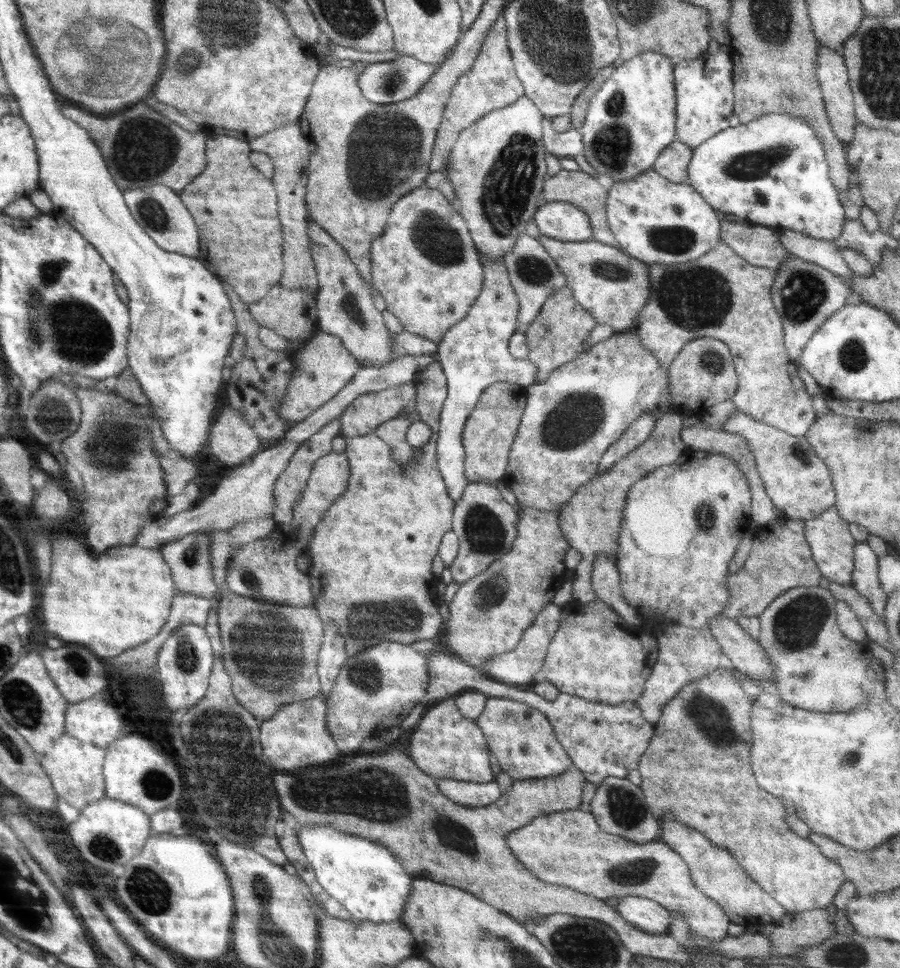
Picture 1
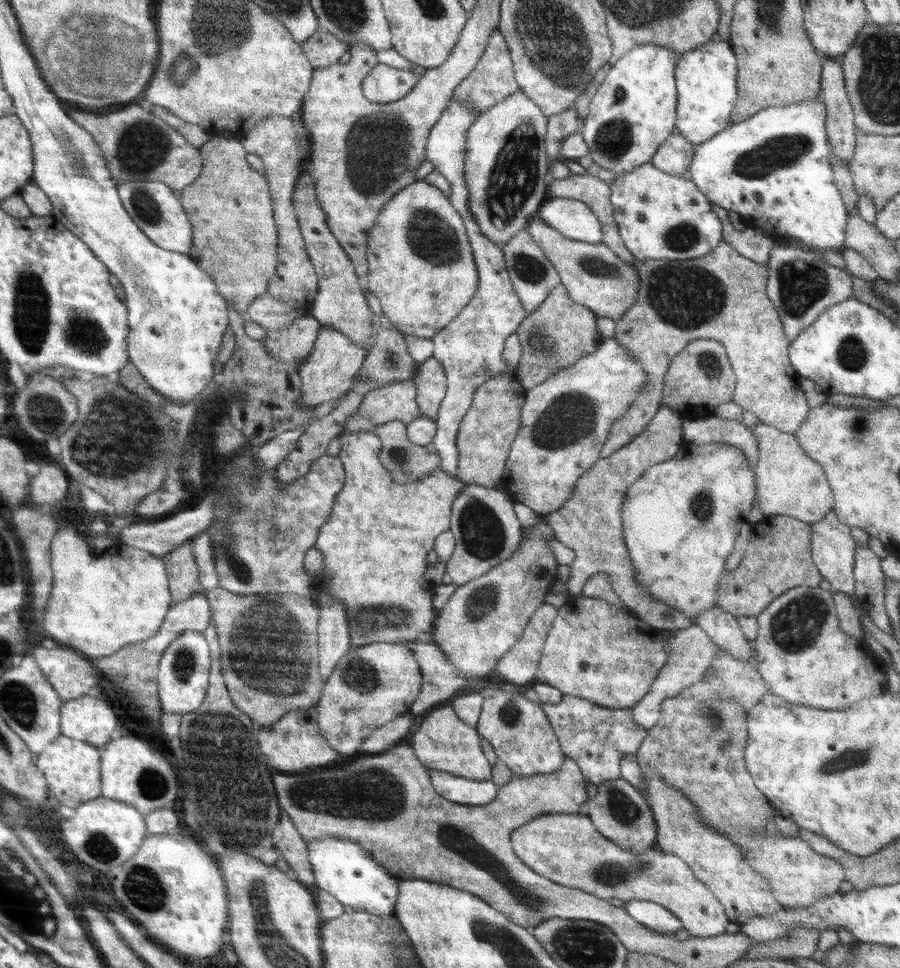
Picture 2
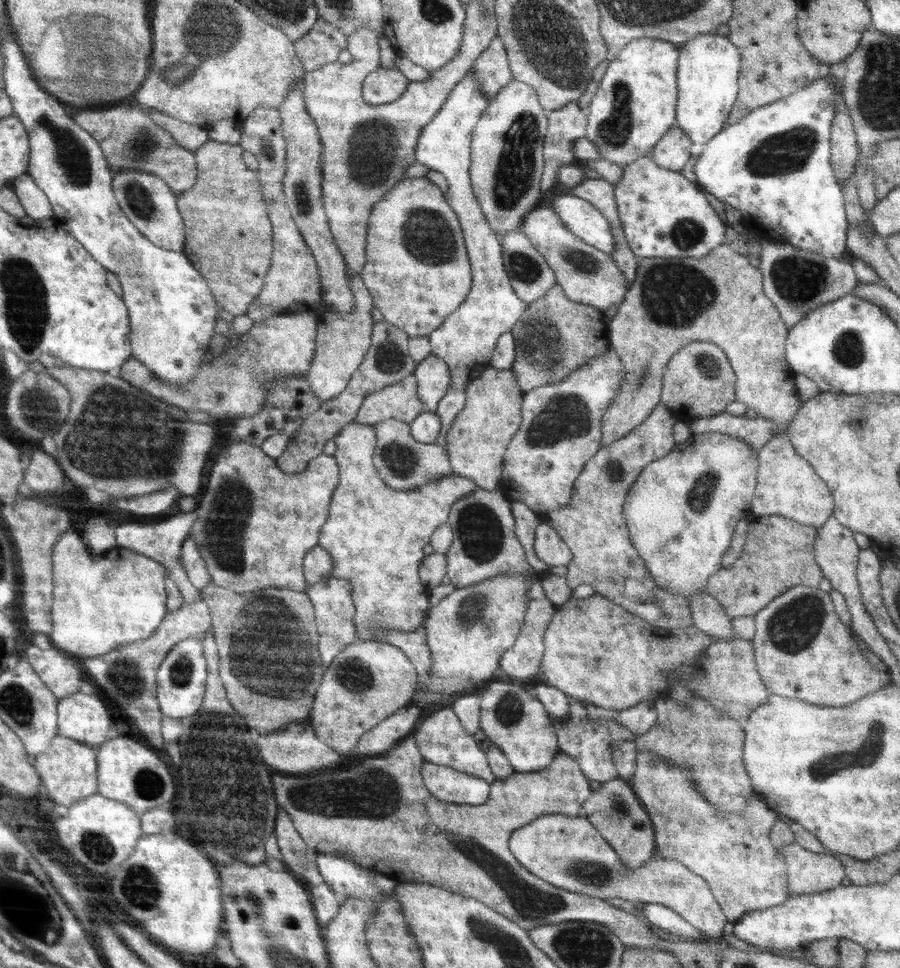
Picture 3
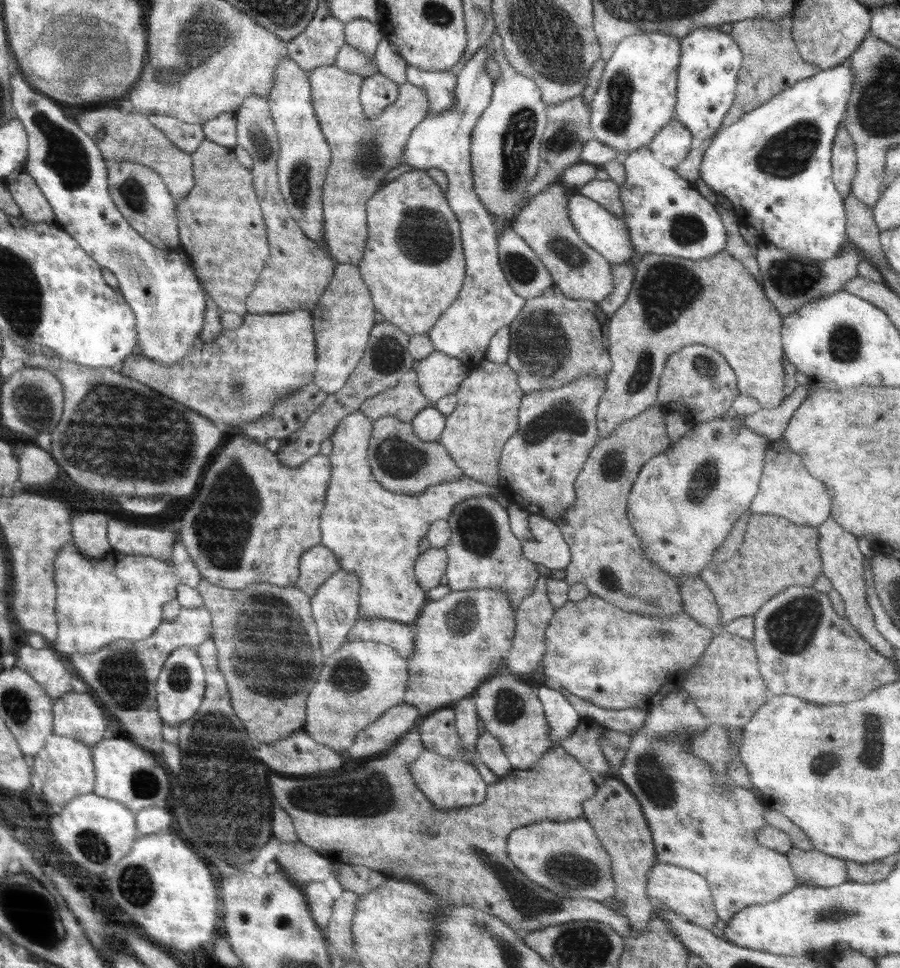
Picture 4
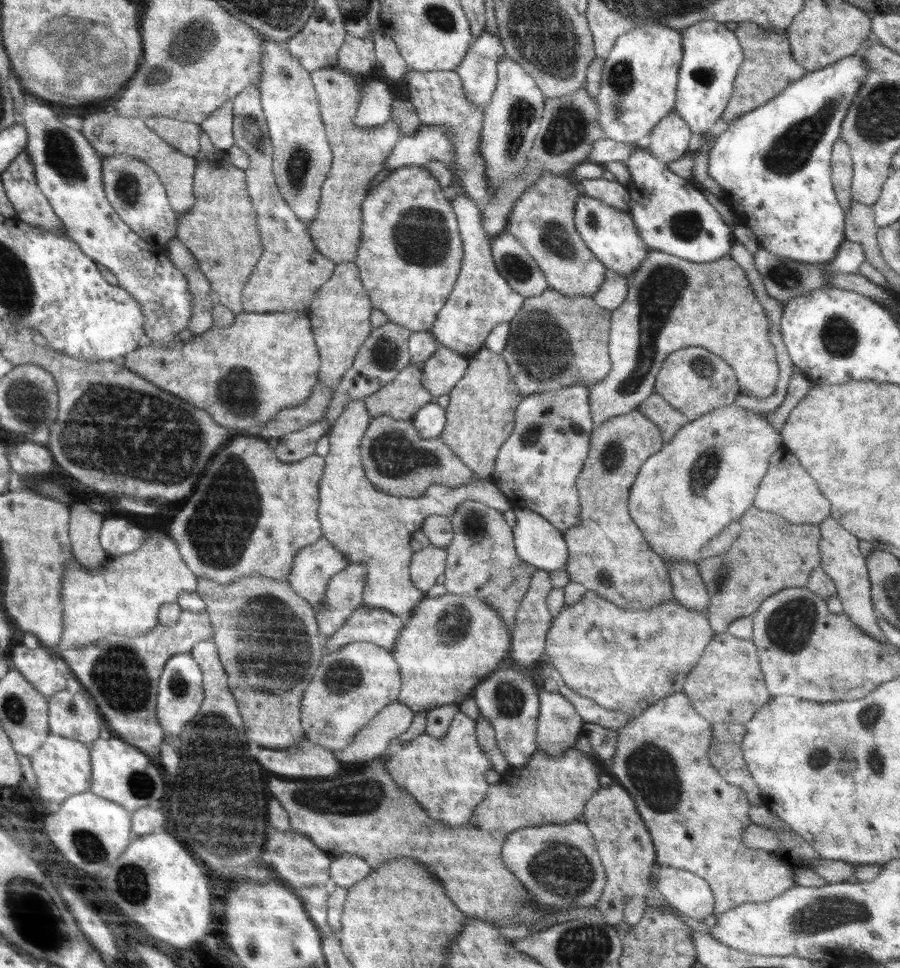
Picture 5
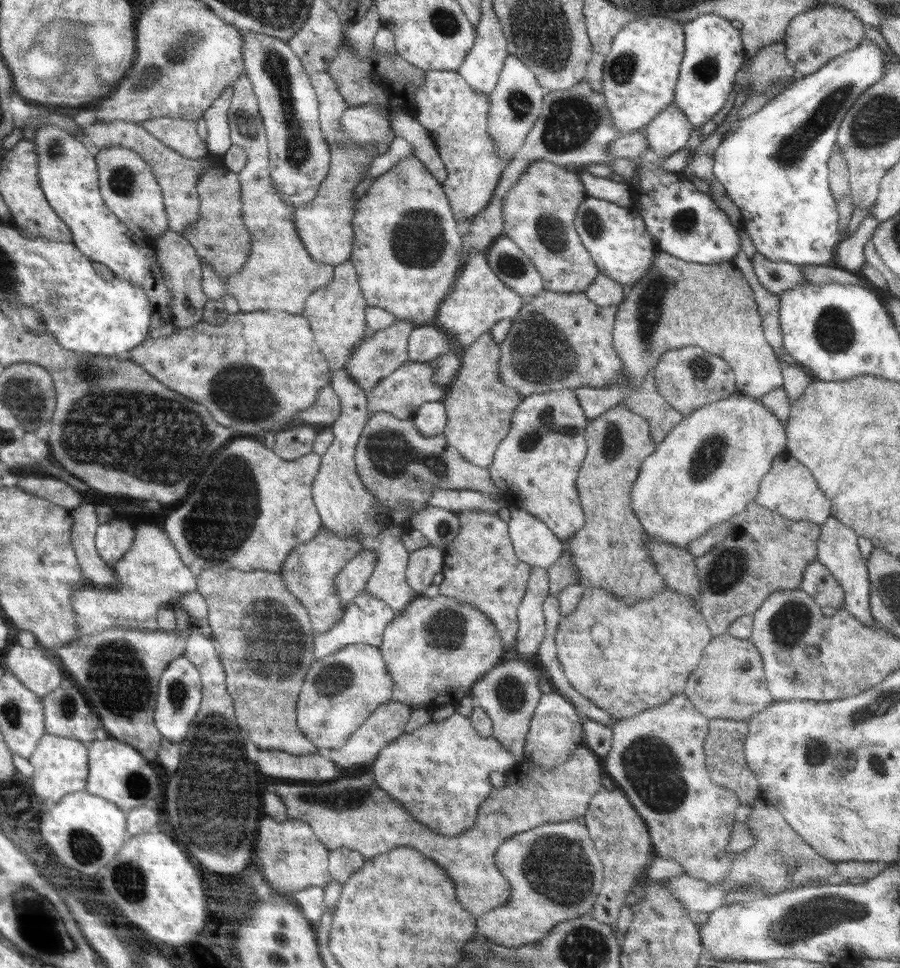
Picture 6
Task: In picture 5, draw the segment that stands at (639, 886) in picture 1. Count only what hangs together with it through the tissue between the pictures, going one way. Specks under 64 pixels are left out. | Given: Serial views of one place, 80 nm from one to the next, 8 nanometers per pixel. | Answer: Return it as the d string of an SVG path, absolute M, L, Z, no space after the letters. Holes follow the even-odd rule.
M581 819L562 825L545 824L519 828L506 837L501 855L507 869L520 880L529 893L532 892L531 905L536 910L540 909L543 914L555 915L560 911L568 914L572 907L594 907L606 886L606 871L598 854L595 838ZM660 864L653 866L653 873L657 878L656 890L664 896L671 908L699 922L713 914L715 898L702 877Z

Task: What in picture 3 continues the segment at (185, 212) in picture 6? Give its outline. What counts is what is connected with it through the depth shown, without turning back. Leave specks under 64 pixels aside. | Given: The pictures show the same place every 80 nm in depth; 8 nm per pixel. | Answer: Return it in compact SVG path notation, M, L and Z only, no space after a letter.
M120 104L110 110L74 112L72 117L78 126L98 141L112 170L149 172L159 176L176 194L186 192L196 182L195 154L172 140L164 128L152 121L146 110Z

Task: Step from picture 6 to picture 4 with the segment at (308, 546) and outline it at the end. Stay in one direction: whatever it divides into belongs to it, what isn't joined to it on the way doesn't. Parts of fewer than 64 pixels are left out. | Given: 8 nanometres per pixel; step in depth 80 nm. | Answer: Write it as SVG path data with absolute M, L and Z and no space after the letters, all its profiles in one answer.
M320 544L306 550L298 563L300 577L296 588L305 592L309 598L315 595L321 584L340 569L336 557L330 549Z

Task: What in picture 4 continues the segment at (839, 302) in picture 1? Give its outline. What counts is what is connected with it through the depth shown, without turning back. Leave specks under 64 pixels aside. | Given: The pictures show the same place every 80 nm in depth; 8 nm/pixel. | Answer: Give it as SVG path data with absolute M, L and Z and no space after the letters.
M760 240L754 250L762 277L763 291L782 318L790 316L811 300L844 291L848 281L857 276L858 263L866 260L858 247L852 248L849 245L846 245L833 260L828 261L813 261L804 255L789 254L764 240Z

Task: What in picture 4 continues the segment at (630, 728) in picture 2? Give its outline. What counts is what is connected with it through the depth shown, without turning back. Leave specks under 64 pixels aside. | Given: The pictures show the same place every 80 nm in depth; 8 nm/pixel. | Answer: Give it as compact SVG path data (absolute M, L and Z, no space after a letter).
M583 716L580 727L574 729L574 732L571 732L571 735L560 745L586 770L609 778L612 773L610 763L599 745L603 729L604 727L596 720Z

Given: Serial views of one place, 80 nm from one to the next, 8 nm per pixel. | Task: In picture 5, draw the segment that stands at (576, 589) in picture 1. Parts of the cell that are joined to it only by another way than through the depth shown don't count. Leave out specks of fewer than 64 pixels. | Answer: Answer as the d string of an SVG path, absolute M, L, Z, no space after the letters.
M653 390L637 410L609 418L591 432L590 450L575 486L582 522L562 532L569 553L565 568L571 582L597 592L619 608L652 609L674 598L663 559L650 549L627 506L630 487L642 464L670 442L687 421Z

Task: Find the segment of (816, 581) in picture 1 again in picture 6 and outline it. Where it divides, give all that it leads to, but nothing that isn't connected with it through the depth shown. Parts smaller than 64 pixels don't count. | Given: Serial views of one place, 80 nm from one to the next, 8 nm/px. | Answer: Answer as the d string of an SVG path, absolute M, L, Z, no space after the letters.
M755 501L744 512L734 514L728 522L728 535L722 544L714 546L708 555L693 558L700 582L700 596L695 599L697 609L707 622L713 637L728 633L729 626L740 616L756 613L770 593L798 589L806 567L817 558L817 541L821 533L821 525L815 522L790 520Z

